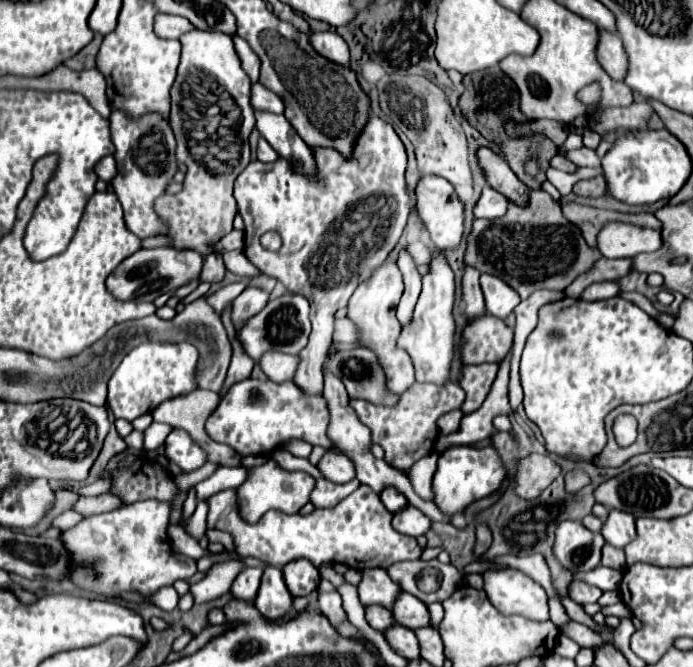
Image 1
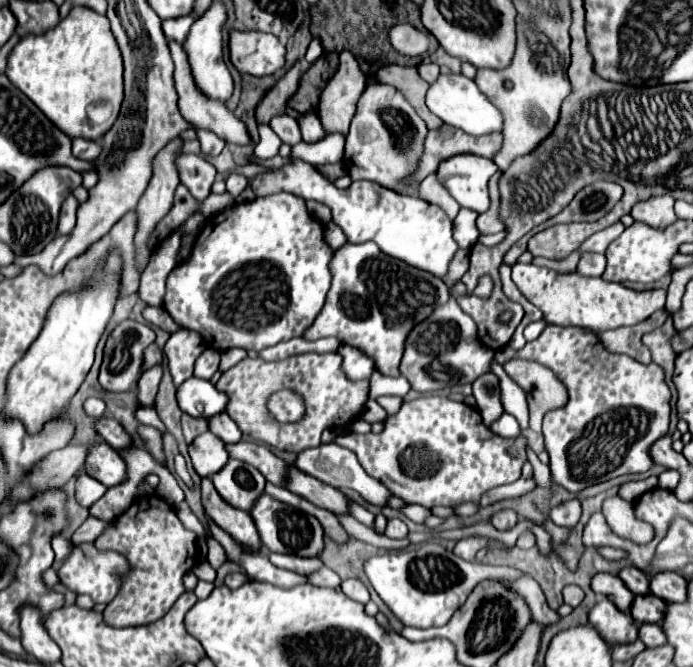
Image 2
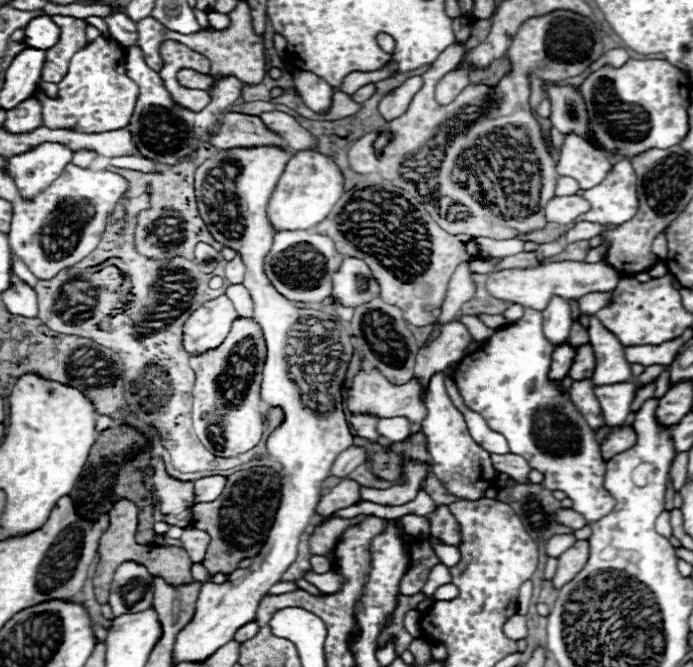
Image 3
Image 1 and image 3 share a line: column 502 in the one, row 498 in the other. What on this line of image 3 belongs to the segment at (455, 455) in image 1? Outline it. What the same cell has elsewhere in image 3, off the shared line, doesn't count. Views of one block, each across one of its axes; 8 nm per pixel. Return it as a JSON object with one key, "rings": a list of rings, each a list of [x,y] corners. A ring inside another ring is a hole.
{"rings":[[[434,374],[426,390],[426,418],[422,420],[422,430],[428,438],[428,448],[432,454],[432,472],[442,480],[442,484],[456,496],[466,500],[484,498],[484,490],[494,484],[494,466],[490,454],[480,448],[468,434],[464,416],[450,402],[444,388],[444,374]]]}

